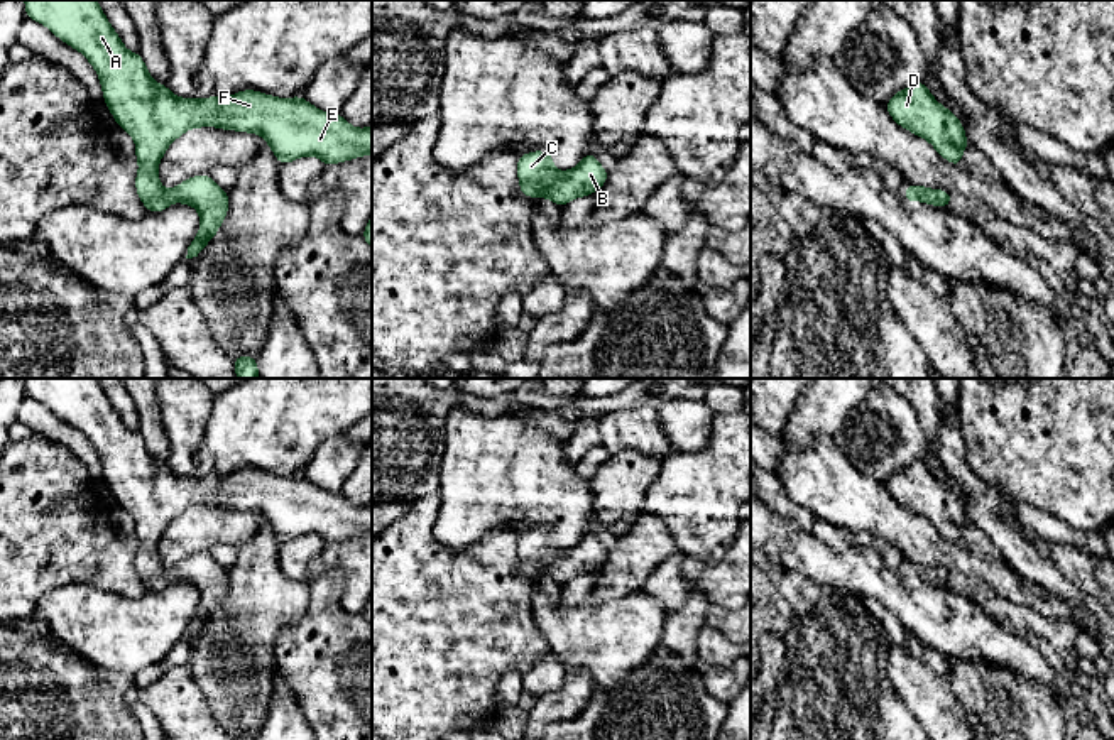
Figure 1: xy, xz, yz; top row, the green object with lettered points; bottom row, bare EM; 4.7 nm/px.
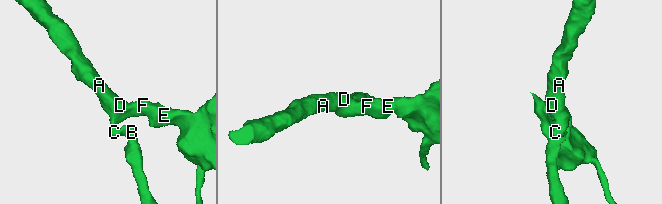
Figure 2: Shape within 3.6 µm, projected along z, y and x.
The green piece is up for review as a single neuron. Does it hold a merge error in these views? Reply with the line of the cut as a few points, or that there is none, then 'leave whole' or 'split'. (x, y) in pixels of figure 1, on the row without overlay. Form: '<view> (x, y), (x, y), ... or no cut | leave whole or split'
no cut | leave whole

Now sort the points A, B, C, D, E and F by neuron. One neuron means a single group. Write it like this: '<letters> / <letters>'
A B C D E F

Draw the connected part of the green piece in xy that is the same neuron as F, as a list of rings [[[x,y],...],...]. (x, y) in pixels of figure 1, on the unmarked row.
[[[24,378],[25,395],[47,405],[57,417],[81,431],[100,456],[103,480],[117,503],[135,520],[139,549],[135,569],[150,591],[167,588],[172,581],[193,585],[199,593],[199,610],[188,625],[186,637],[198,635],[216,615],[228,591],[228,569],[210,552],[193,554],[166,569],[159,558],[159,541],[167,525],[184,510],[201,505],[260,514],[281,544],[301,536],[318,536],[325,544],[372,534],[372,505],[355,507],[341,492],[330,493],[311,483],[304,475],[277,476],[257,468],[242,468],[227,476],[215,473],[196,478],[176,475],[159,463],[139,431],[128,429],[96,378]]]

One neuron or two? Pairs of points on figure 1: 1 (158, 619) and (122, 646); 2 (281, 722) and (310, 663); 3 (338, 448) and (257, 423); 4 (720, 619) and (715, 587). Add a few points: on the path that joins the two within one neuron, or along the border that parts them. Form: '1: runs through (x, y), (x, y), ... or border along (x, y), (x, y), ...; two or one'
1: runs through (149, 627), (131, 637); one
2: border along (278, 668), (310, 722); two
3: border along (347, 429), (328, 436), (316, 448), (303, 473); two
4: border along (710, 602), (732, 609); two

